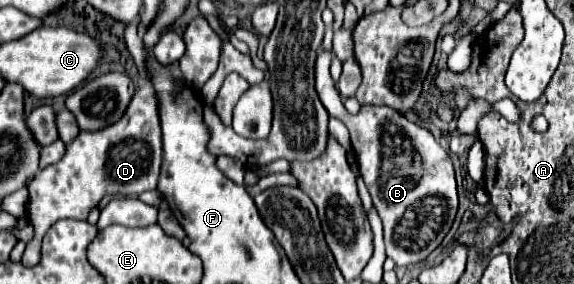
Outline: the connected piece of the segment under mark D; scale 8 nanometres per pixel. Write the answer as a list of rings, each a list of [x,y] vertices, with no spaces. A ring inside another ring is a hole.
[[[131,23],[125,29],[125,43],[139,69],[139,87],[129,103],[125,115],[99,131],[81,131],[79,137],[67,145],[67,153],[59,163],[47,165],[29,183],[29,223],[35,227],[33,239],[27,243],[21,263],[33,267],[39,261],[41,239],[45,231],[59,219],[87,219],[89,211],[105,195],[141,195],[143,191],[157,189],[157,179],[161,173],[163,147],[161,147],[161,127],[157,97],[153,97],[153,85],[145,77],[145,49],[138,35],[138,24]]]

